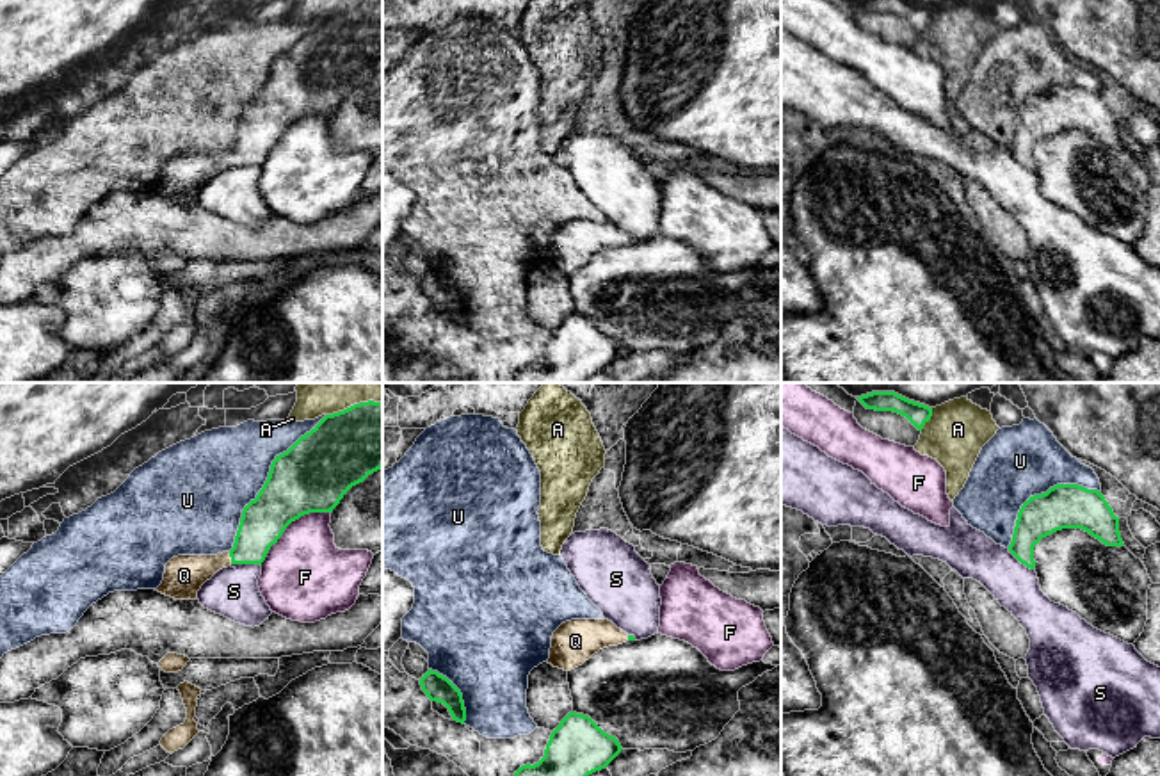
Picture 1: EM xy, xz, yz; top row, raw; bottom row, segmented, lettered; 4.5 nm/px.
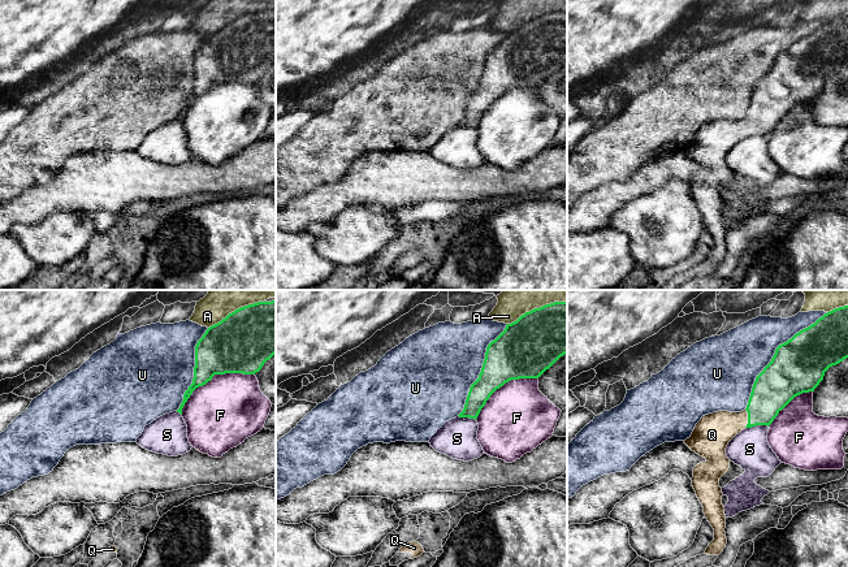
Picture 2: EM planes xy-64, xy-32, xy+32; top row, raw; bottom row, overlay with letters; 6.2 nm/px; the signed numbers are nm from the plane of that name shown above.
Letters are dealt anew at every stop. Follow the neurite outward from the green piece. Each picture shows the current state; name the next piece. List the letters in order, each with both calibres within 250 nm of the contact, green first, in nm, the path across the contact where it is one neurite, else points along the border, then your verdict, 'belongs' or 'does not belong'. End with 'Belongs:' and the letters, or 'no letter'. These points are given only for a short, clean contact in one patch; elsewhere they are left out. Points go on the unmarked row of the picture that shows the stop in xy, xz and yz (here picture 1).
A: calibres 100 and 280 nm; does not belong
F: calibres 320 and 380 nm; does not belong
Q: calibres 200 and 180 nm; way xy (264, 121), (230, 157), (184, 177); belongs
S: calibres 200 and 220 nm; border xy (232, 164), (257, 164), (260, 168); does not belong
U: calibres 320 and 400 nm; does not belong
Belongs: Q

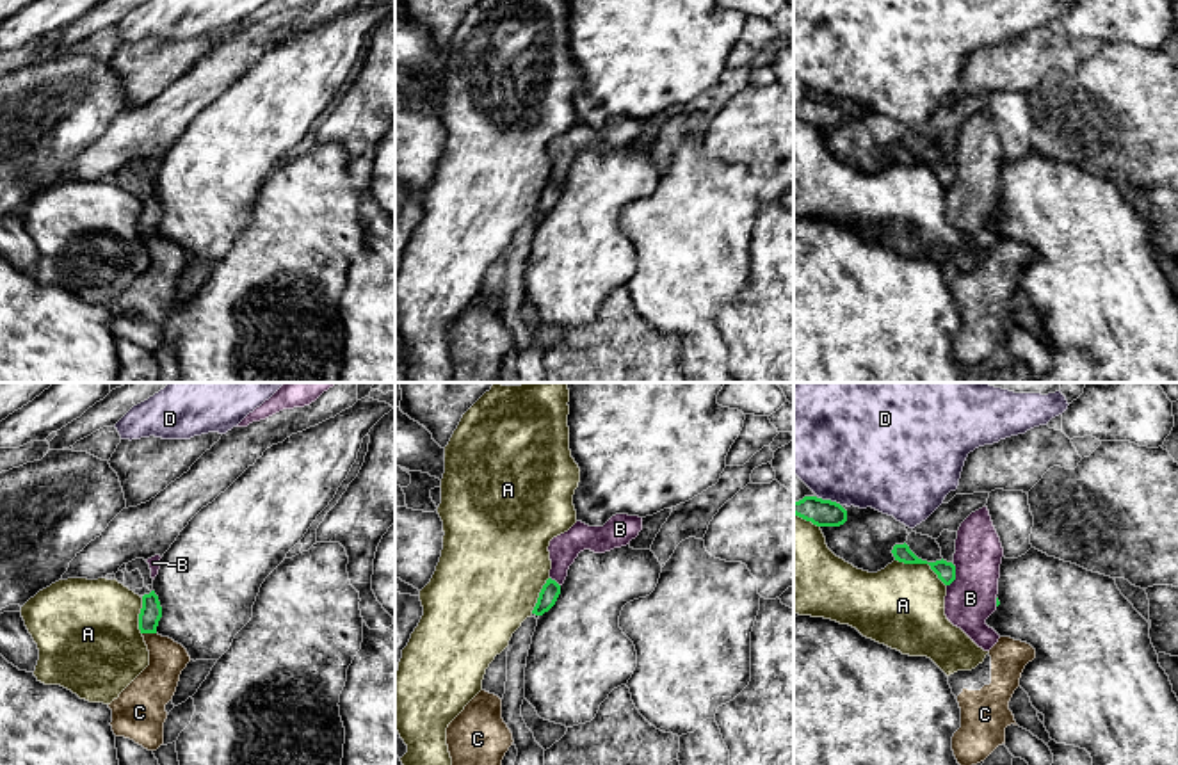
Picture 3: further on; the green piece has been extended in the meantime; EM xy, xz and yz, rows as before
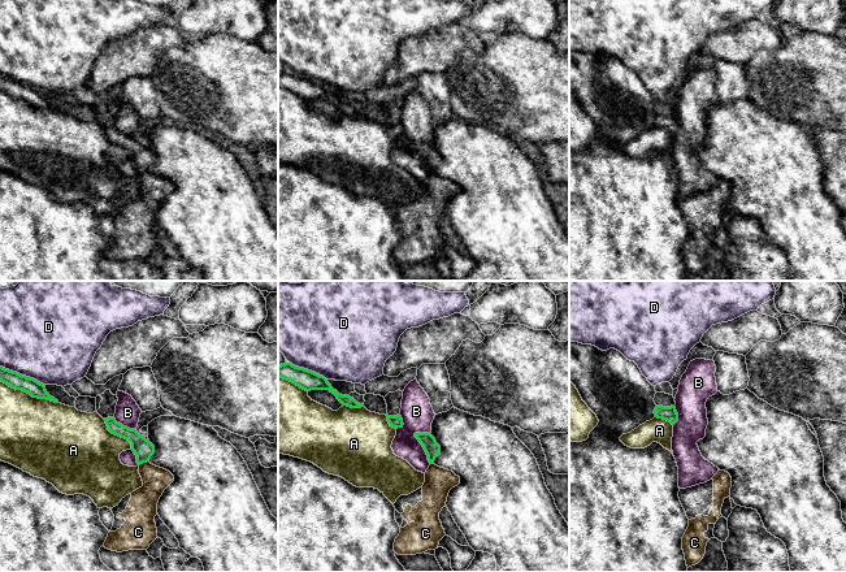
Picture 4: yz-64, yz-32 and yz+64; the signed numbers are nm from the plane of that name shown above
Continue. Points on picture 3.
A: calibres 90 and 380 nm; does not belong
B: calibres 90 and 220 nm; does not belong
C: calibres 100 and 180 nm; border xy (143, 233), (155, 235); does not belong
D: calibres 130 and 480 nm; border yz (819, 98), (835, 102), (840, 107); does not belong
Belongs: no letter

